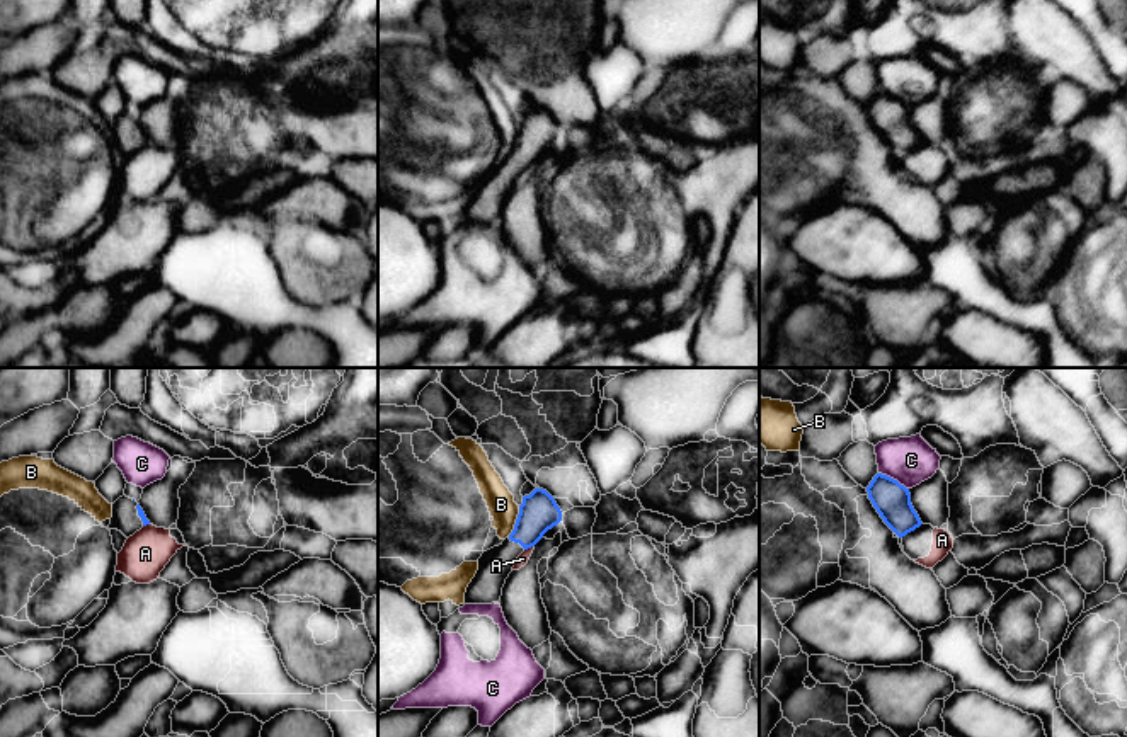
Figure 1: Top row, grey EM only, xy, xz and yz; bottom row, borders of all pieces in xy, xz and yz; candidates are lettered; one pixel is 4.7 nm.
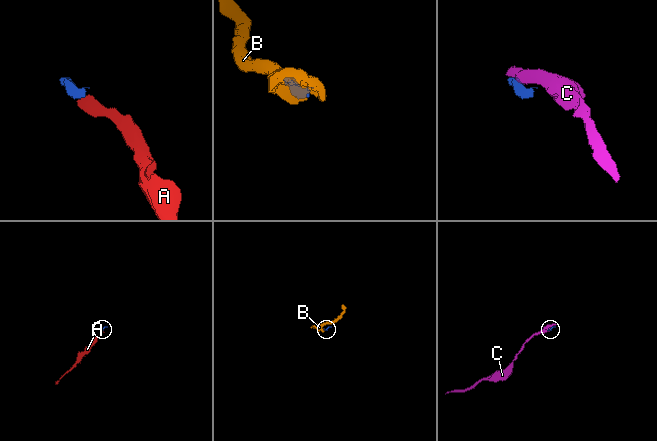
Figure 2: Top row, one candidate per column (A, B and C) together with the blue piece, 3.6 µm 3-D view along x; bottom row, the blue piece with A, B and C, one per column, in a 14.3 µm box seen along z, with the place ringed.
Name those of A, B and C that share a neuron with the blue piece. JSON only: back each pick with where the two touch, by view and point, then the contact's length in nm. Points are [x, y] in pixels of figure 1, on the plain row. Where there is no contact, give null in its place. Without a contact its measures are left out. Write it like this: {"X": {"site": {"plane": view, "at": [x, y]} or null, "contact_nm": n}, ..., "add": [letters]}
{"add": []}

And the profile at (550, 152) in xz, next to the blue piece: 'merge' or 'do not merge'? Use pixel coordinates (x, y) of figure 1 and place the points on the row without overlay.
do not merge

